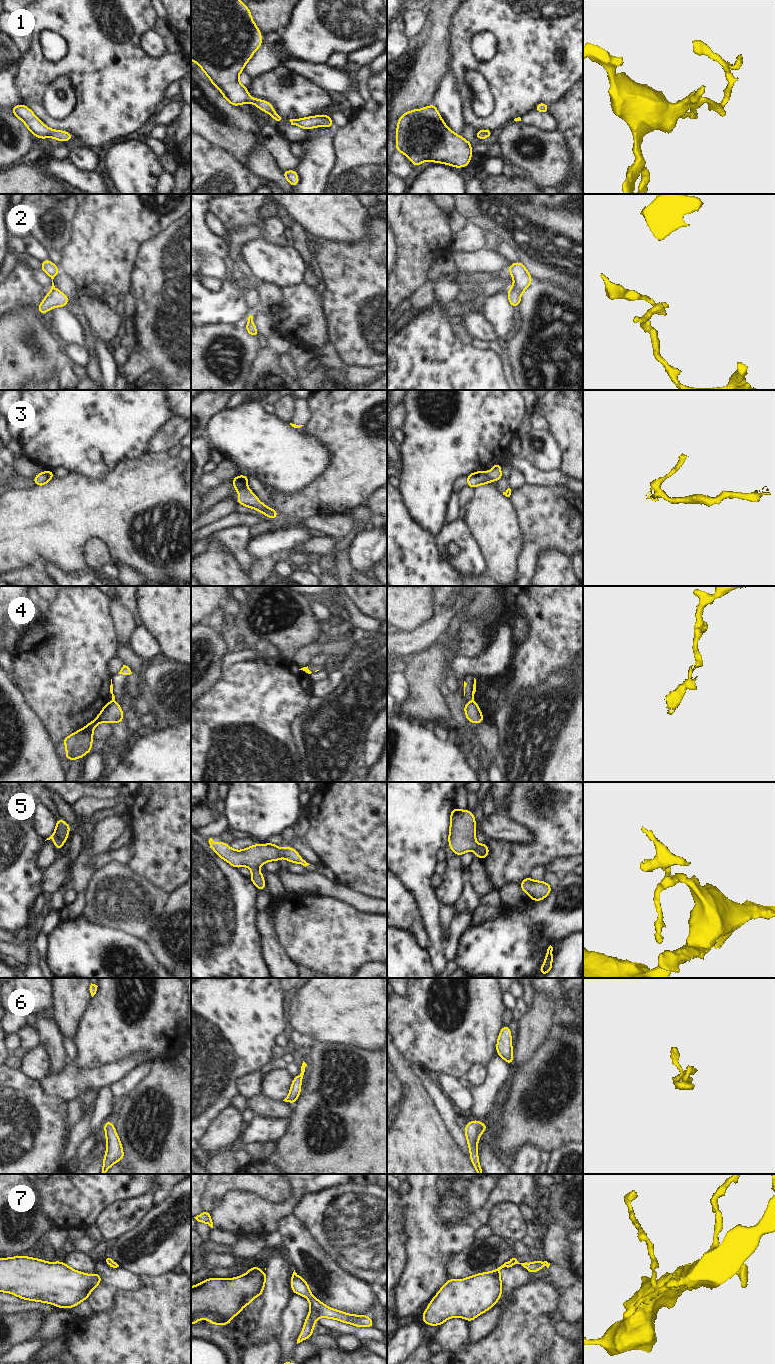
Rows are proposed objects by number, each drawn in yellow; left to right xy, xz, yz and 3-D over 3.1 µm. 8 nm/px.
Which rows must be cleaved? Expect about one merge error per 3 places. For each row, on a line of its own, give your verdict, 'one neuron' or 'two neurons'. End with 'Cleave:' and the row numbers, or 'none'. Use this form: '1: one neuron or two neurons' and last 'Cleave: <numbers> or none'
1: one neuron
2: one neuron
3: two neurons
4: two neurons
5: one neuron
6: one neuron
7: one neuron
Cleave: 3, 4

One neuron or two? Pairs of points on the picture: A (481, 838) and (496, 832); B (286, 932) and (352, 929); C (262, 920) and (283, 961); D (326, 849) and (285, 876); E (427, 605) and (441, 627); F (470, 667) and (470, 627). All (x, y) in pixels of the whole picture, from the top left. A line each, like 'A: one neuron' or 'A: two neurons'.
A: two neurons
B: one neuron
C: one neuron
D: two neurons
E: two neurons
F: two neurons

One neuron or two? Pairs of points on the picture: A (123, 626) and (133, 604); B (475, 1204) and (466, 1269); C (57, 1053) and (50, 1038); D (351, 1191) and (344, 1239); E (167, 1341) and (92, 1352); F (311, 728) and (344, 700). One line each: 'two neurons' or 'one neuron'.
A: two neurons
B: two neurons
C: one neuron
D: one neuron
E: one neuron
F: one neuron

